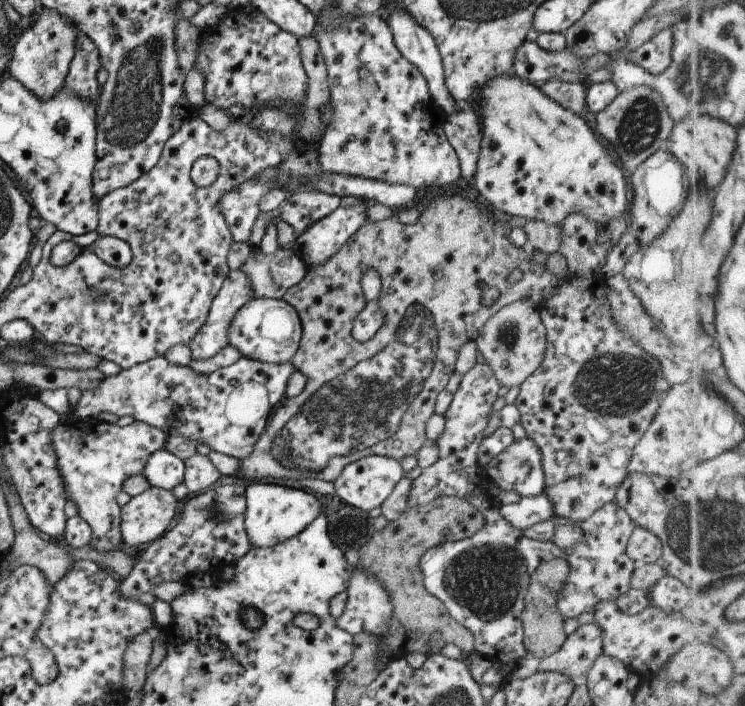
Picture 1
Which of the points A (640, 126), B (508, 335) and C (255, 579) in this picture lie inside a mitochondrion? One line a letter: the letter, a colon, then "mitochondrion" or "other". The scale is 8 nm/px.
A: mitochondrion
B: mitochondrion
C: other

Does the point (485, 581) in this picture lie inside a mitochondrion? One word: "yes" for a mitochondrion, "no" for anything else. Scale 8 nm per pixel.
yes

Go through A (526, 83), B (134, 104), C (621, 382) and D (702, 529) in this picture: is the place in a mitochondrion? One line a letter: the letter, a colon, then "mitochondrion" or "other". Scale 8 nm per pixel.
A: other
B: mitochondrion
C: mitochondrion
D: mitochondrion

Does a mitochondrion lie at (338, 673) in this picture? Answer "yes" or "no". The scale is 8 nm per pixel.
no

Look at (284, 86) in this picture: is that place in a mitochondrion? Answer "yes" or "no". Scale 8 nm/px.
yes

